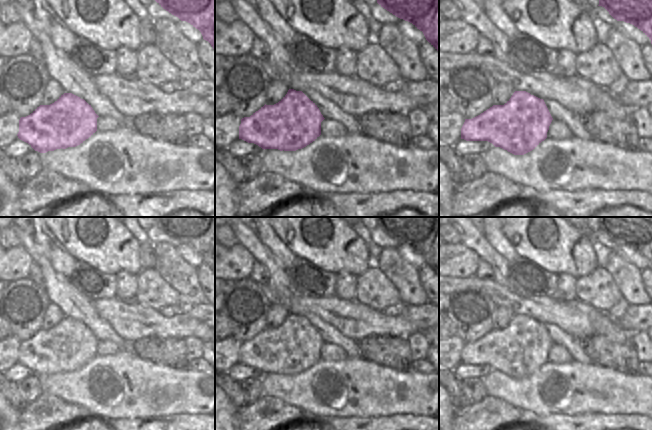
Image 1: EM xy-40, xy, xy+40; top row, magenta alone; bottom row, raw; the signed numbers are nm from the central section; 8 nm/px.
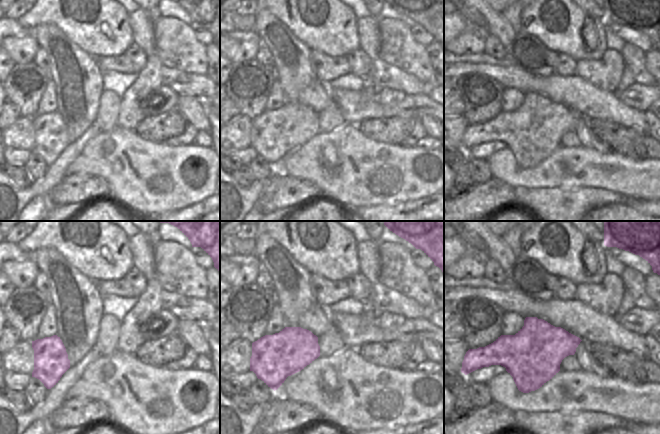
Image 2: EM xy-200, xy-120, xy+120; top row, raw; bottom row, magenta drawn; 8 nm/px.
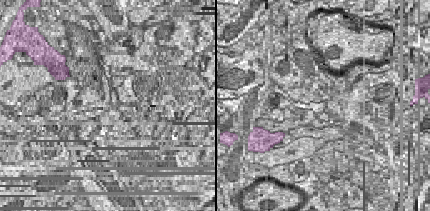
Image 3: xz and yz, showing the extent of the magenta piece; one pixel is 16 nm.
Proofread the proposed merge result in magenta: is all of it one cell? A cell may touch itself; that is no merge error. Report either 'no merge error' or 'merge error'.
merge error

